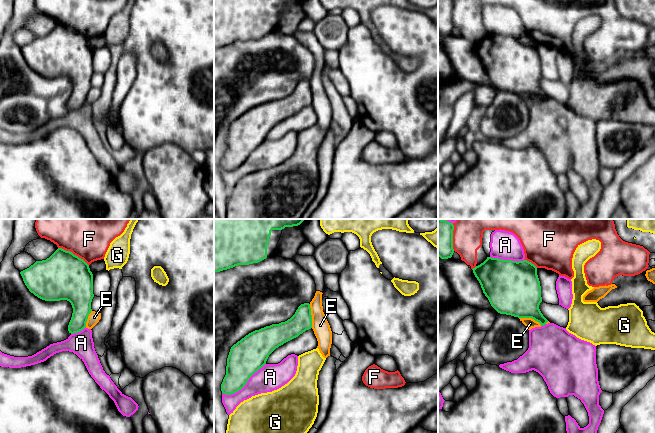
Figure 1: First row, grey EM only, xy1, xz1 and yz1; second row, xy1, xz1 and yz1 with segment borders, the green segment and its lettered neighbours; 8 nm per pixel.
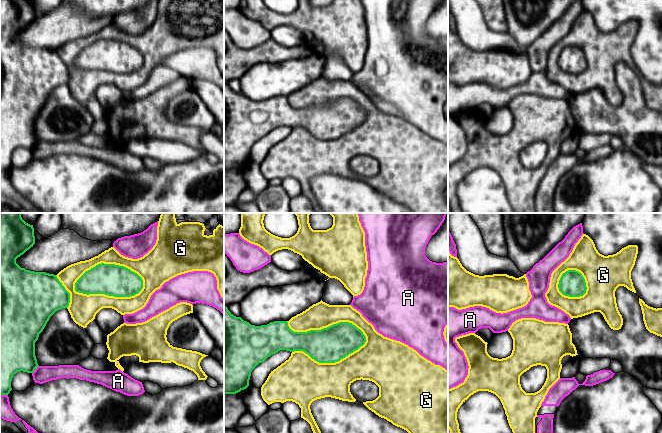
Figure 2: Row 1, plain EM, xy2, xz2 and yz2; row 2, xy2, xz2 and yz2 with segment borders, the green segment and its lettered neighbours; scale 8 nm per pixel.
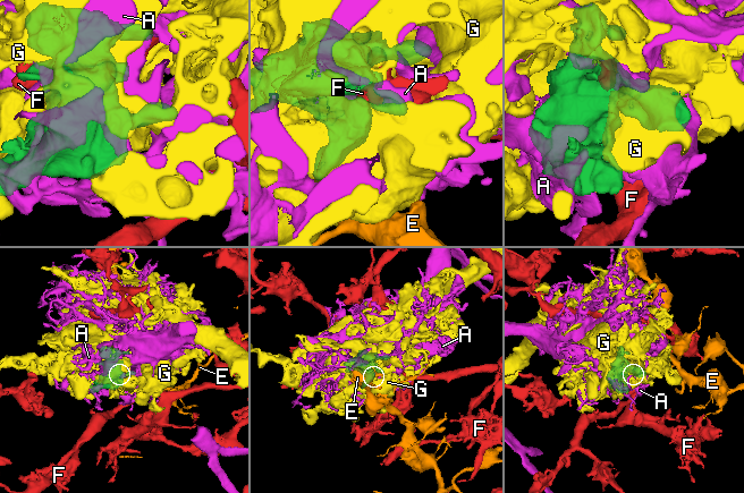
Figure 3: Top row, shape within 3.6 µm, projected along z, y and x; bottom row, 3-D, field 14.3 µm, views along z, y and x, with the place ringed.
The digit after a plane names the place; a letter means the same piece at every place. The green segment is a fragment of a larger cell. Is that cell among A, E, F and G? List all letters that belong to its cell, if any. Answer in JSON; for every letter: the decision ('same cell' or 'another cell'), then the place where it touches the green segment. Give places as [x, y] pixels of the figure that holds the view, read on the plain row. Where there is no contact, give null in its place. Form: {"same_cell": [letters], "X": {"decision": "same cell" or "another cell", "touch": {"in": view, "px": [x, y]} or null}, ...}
{"same_cell": ["G"], "A": {"decision": "another cell", "touch": {"in": "xz1", "px": [244, 161]}}, "E": {"decision": "another cell", "touch": {"in": "xz1", "px": [311, 92]}}, "F": {"decision": "another cell", "touch": {"in": "xy1", "px": [72, 29]}}, "G": {"decision": "same cell", "touch": {"in": "xz2", "px": [327, 103]}}}

